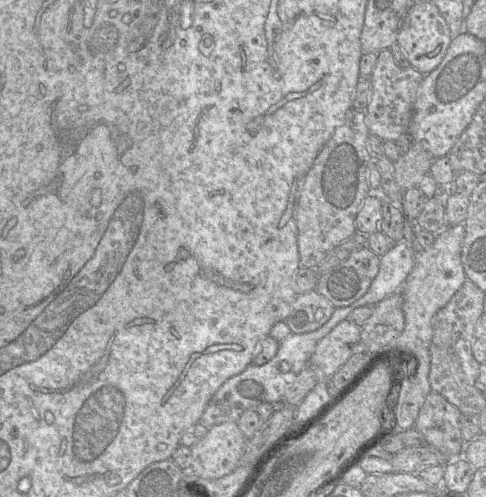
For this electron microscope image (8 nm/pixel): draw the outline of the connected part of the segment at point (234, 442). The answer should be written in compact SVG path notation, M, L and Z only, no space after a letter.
M235 421L208 428L206 435L190 447L190 470L204 479L217 479L231 473L239 466L245 442Z

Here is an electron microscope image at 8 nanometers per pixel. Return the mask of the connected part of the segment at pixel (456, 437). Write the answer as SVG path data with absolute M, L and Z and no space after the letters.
M431 391L419 411L415 428L423 434L427 445L449 459L463 457L467 443L460 430L462 413L445 397Z

